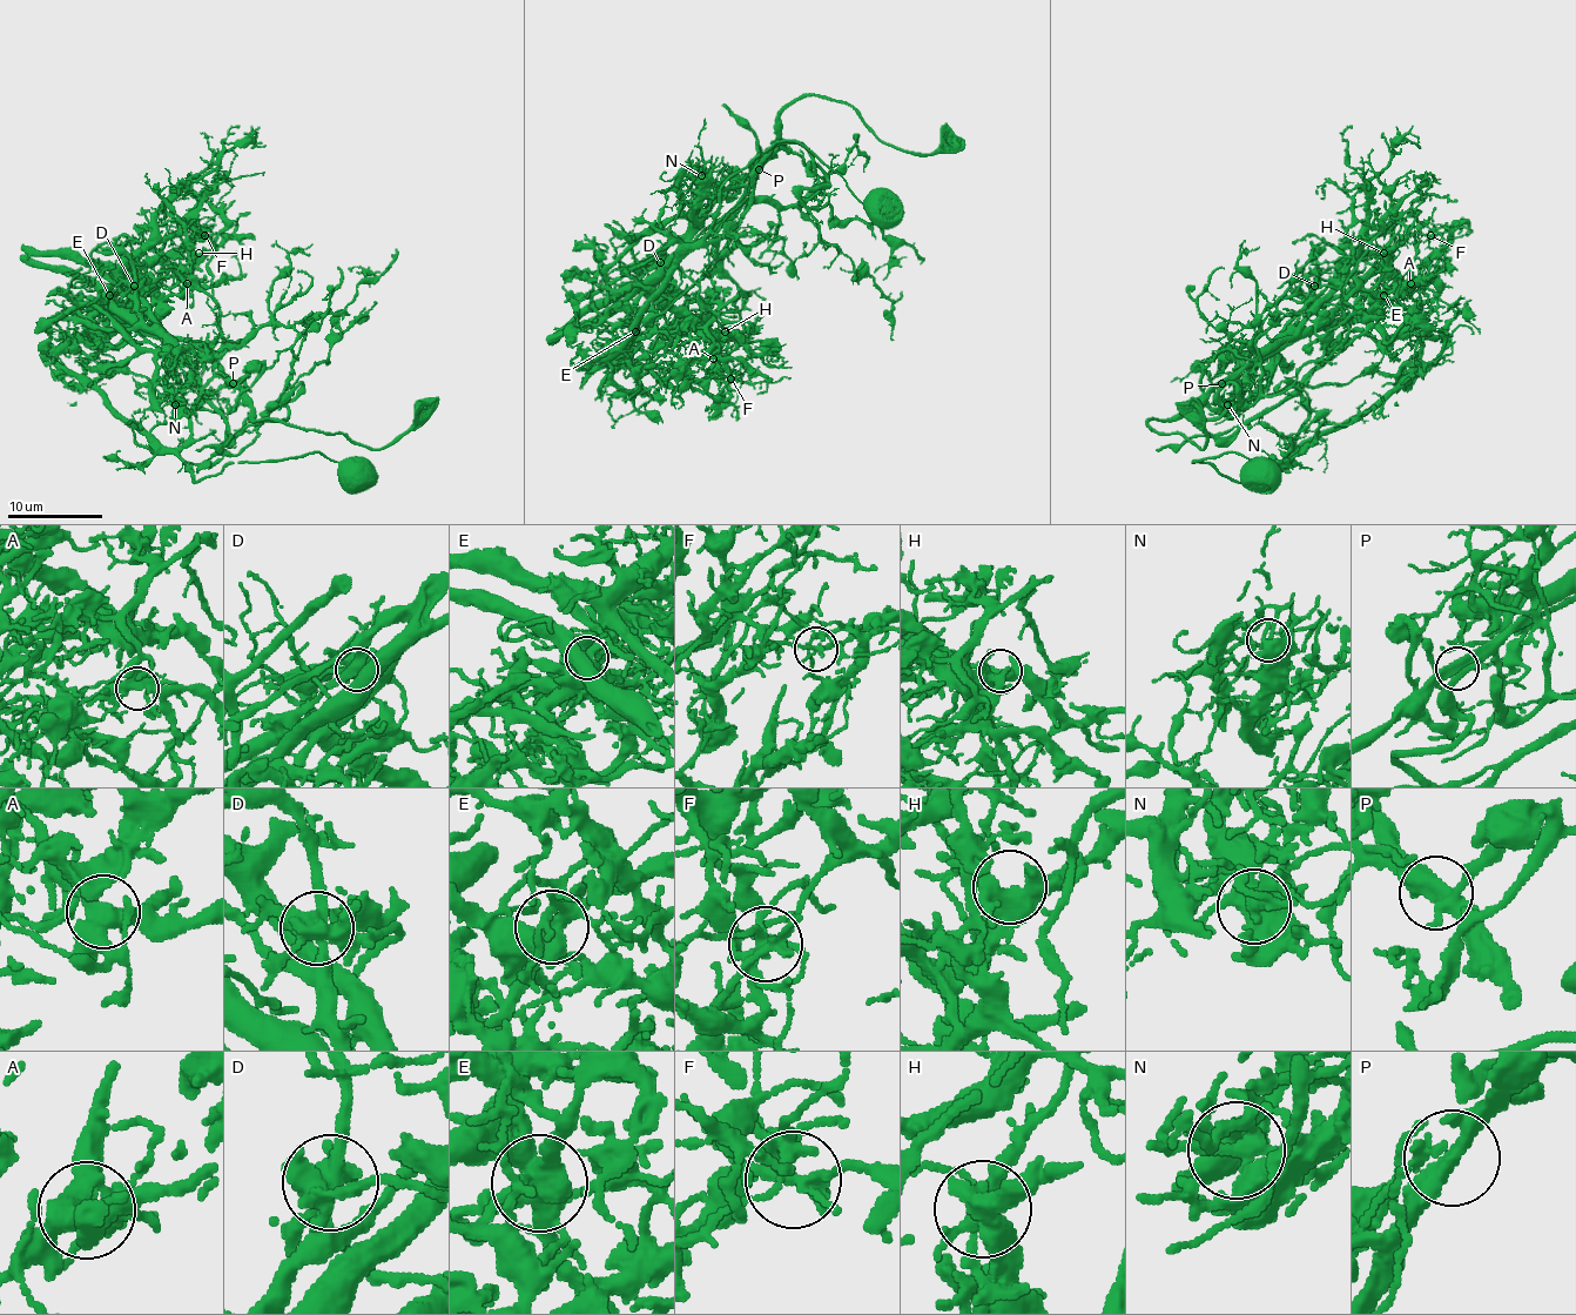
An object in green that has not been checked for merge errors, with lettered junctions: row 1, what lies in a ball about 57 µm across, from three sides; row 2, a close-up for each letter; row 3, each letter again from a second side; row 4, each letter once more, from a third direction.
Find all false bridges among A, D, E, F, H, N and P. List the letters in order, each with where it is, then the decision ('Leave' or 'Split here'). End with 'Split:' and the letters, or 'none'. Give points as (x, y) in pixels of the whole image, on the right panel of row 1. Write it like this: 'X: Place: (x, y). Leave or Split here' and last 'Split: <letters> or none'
A: Place: (1411, 283). Leave
D: Place: (1314, 286). Split here
E: Place: (1383, 295). Split here
F: Place: (1430, 235). Split here
H: Place: (1383, 253). Leave
N: Place: (1227, 404). Leave
P: Place: (1221, 383). Split here
Split: D, E, F, P

